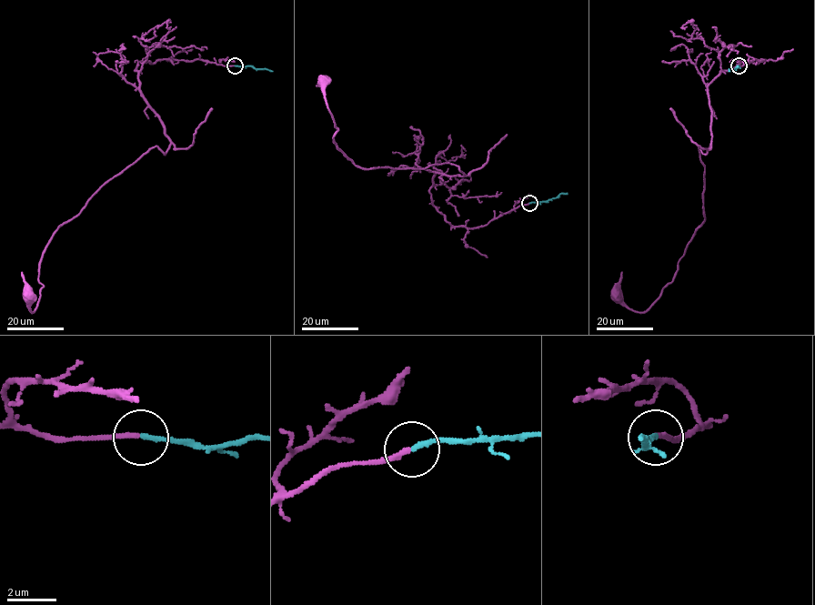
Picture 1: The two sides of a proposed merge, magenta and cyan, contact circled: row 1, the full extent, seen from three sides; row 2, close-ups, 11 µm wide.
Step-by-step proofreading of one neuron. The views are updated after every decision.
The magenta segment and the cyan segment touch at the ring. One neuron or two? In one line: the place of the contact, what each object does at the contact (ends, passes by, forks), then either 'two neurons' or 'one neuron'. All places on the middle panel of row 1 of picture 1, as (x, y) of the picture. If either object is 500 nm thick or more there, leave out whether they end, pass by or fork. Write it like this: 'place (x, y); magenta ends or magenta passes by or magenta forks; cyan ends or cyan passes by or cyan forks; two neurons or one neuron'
place (529, 203); magenta ends; cyan ends; one neuron

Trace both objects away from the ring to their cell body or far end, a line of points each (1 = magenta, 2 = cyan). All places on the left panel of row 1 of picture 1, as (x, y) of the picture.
1: (234, 65), (140, 61), (140, 95), (169, 148), (150, 148), (62, 223), (39, 263), (32, 312), (28, 295)
2: (235, 65), (272, 71)

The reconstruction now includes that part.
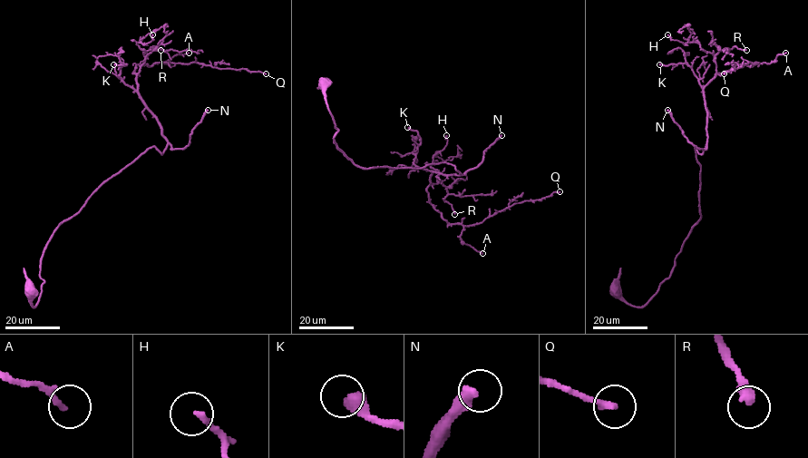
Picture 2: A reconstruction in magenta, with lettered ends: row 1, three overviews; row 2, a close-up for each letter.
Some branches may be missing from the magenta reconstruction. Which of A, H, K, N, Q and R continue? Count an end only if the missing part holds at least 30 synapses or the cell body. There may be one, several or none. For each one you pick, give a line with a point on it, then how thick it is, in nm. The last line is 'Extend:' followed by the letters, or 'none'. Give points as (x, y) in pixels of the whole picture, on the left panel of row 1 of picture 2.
N: Place: (208, 110). Thickness 360 nm
Q: Place: (266, 73). Thickness 240 nm
R: Place: (160, 50). Thickness 360 nm
Extend: N, Q, R

